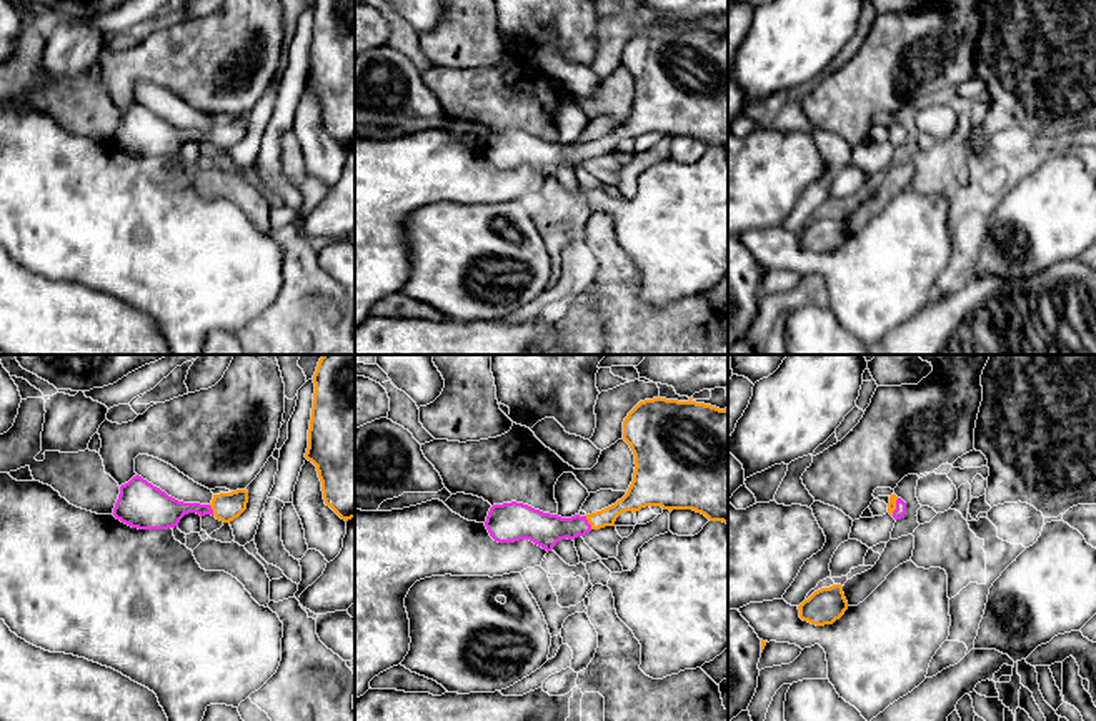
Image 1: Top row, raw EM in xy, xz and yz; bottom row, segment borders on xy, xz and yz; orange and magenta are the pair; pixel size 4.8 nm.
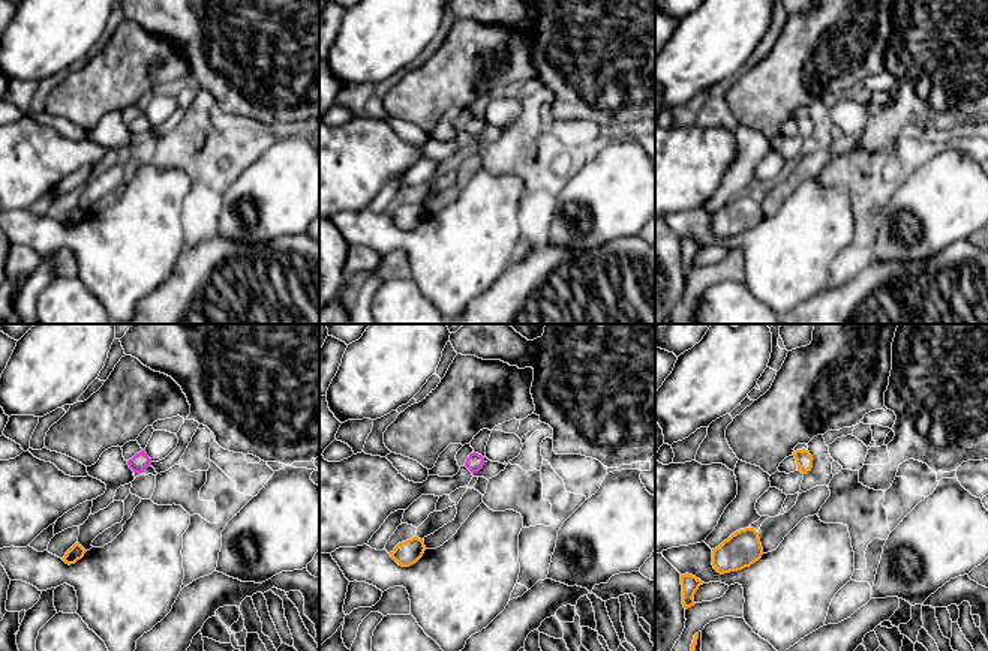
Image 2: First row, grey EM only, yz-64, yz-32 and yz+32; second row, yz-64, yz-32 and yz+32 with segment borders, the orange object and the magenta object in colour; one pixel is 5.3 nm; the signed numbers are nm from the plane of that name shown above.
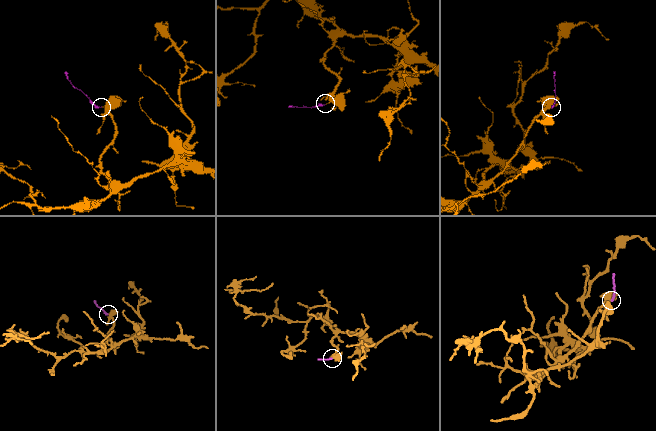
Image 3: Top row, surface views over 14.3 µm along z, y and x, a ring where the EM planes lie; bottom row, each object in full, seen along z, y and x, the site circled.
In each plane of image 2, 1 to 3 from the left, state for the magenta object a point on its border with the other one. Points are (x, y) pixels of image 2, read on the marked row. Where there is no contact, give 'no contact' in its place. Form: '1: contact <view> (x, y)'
1: no contact
2: no contact
3: no contact

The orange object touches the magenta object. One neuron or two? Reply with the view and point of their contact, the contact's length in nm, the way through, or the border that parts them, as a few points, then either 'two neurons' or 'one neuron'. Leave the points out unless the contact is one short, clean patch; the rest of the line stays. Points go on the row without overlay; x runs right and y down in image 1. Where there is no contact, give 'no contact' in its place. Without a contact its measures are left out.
meets orange in xz at (588, 149); contact 70 nm long; runs through xz (633, 127), (603, 145), (588, 149), (572, 155), (545, 157); one neuron

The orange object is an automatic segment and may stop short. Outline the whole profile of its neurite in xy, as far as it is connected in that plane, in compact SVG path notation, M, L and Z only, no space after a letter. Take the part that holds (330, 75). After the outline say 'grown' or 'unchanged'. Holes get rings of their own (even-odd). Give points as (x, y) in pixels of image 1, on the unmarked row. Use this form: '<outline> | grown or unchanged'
M315 0L305 85L316 93L325 132L341 147L355 145L355 0Z | unchanged

